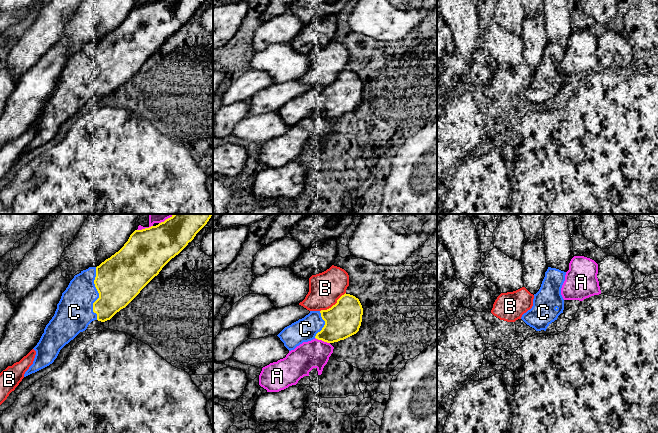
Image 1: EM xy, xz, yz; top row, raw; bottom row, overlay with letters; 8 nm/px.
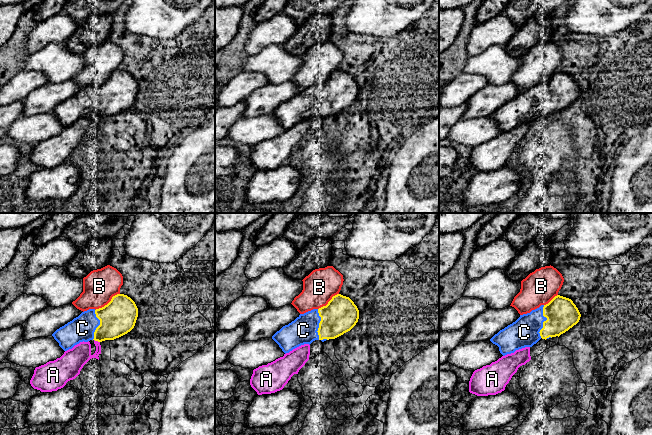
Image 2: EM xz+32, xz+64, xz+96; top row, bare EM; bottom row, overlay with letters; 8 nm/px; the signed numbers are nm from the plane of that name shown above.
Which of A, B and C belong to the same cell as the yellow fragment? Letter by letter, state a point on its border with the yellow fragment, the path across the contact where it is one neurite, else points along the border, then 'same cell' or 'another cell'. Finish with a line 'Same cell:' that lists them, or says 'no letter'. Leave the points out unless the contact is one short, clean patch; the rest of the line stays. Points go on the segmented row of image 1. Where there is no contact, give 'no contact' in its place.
A: xz (322, 340) | another cell
B: xz (333, 305) | another cell
C: xy (98, 292) | same cell
Same cell: C

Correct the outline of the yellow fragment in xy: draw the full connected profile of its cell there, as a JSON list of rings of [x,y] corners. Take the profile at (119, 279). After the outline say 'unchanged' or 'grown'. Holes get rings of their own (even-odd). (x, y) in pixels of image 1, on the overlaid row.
[[[173,214],[156,226],[135,230],[118,252],[99,266],[89,267],[75,275],[62,293],[54,316],[33,348],[36,355],[24,377],[52,364],[60,350],[80,332],[85,331],[92,321],[105,322],[125,308],[162,268],[194,239],[212,215]]] | grown

